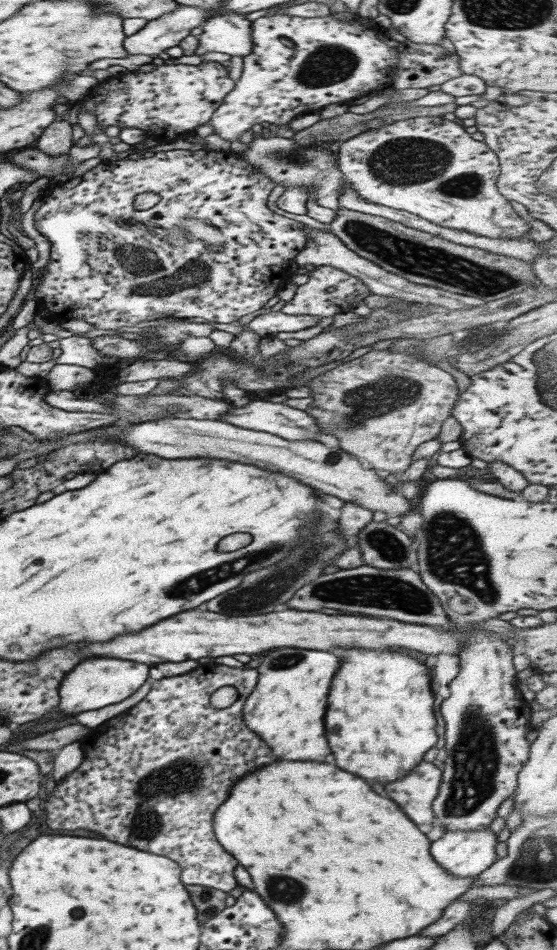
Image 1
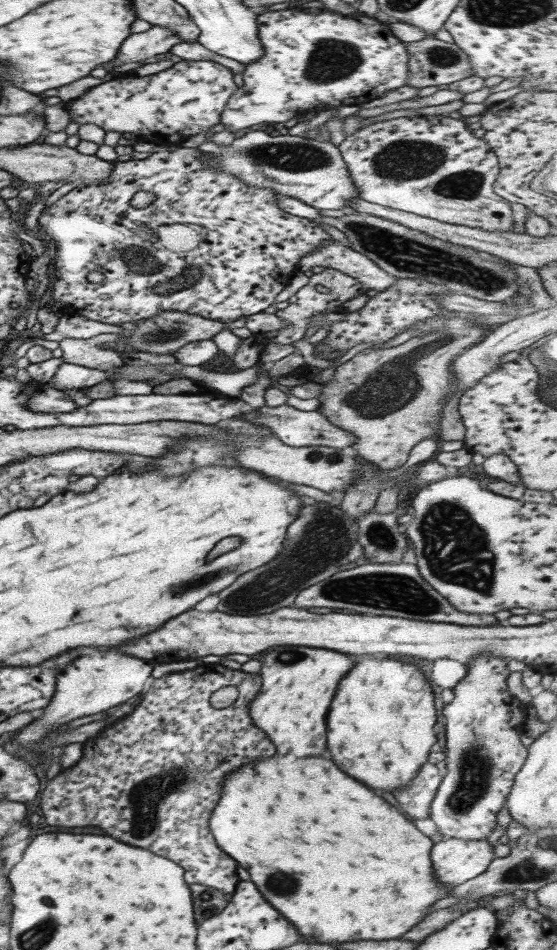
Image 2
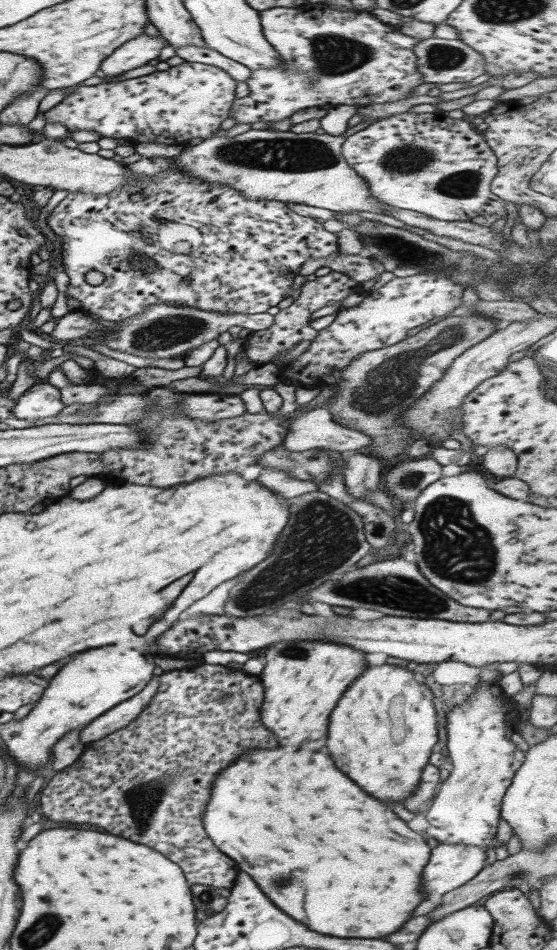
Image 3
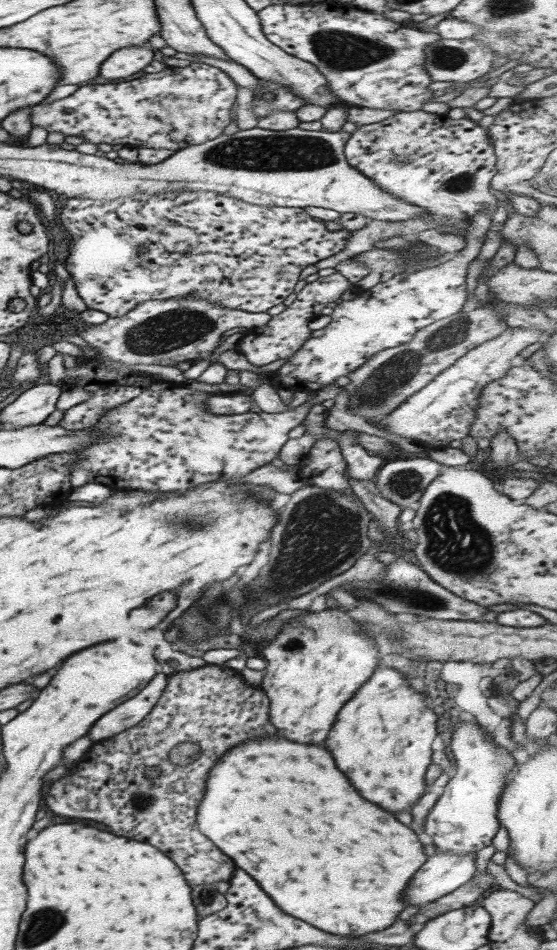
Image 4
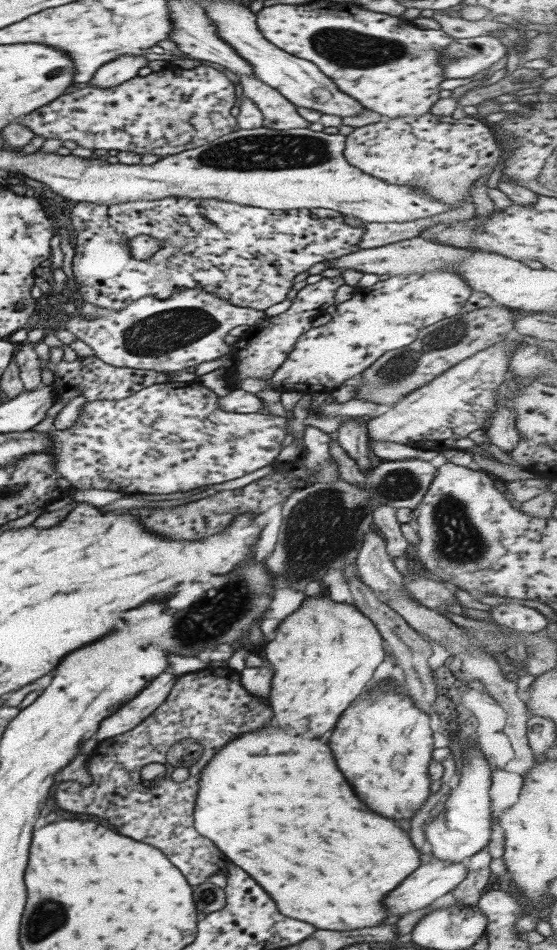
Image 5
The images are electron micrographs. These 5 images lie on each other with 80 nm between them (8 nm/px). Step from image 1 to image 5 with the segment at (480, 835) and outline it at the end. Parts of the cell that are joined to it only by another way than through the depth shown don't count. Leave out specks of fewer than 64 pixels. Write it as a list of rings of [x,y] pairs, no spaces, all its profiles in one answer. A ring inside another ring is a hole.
[[[431,859],[418,866],[413,874],[407,876],[389,896],[381,900],[389,914],[407,914],[425,908],[437,898],[450,893],[467,874],[465,864],[447,863]]]

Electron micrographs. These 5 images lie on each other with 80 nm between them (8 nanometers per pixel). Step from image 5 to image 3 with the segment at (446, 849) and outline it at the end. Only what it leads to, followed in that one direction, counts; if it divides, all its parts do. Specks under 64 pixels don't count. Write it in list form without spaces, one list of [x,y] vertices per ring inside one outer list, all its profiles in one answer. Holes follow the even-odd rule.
[[[493,664],[492,668],[485,668],[480,670],[478,683],[475,685],[475,692],[473,693],[473,696],[469,698],[469,704],[467,705],[454,705],[453,710],[447,714],[447,756],[449,756],[449,760],[451,760],[451,766],[453,766],[453,769],[447,776],[447,778],[441,782],[441,787],[439,789],[439,793],[433,798],[433,801],[431,802],[430,806],[427,806],[427,810],[425,810],[423,813],[425,813],[425,820],[429,823],[430,826],[427,826],[427,829],[425,829],[425,833],[427,833],[431,838],[434,838],[437,843],[440,844],[447,844],[447,845],[467,845],[469,847],[483,847],[487,848],[487,846],[491,843],[491,839],[496,834],[496,827],[497,823],[500,819],[500,802],[502,801],[502,796],[504,795],[504,792],[506,791],[506,788],[510,785],[512,776],[514,775],[514,772],[519,768],[519,765],[523,762],[524,759],[524,752],[517,749],[507,737],[505,737],[505,725],[511,726],[510,722],[517,722],[520,721],[519,718],[519,711],[516,709],[508,708],[506,710],[503,709],[503,707],[500,707],[501,702],[503,702],[504,698],[507,697],[506,695],[501,694],[501,691],[498,687],[497,681],[502,677],[503,675],[499,673],[499,671],[496,671],[496,664]]]

